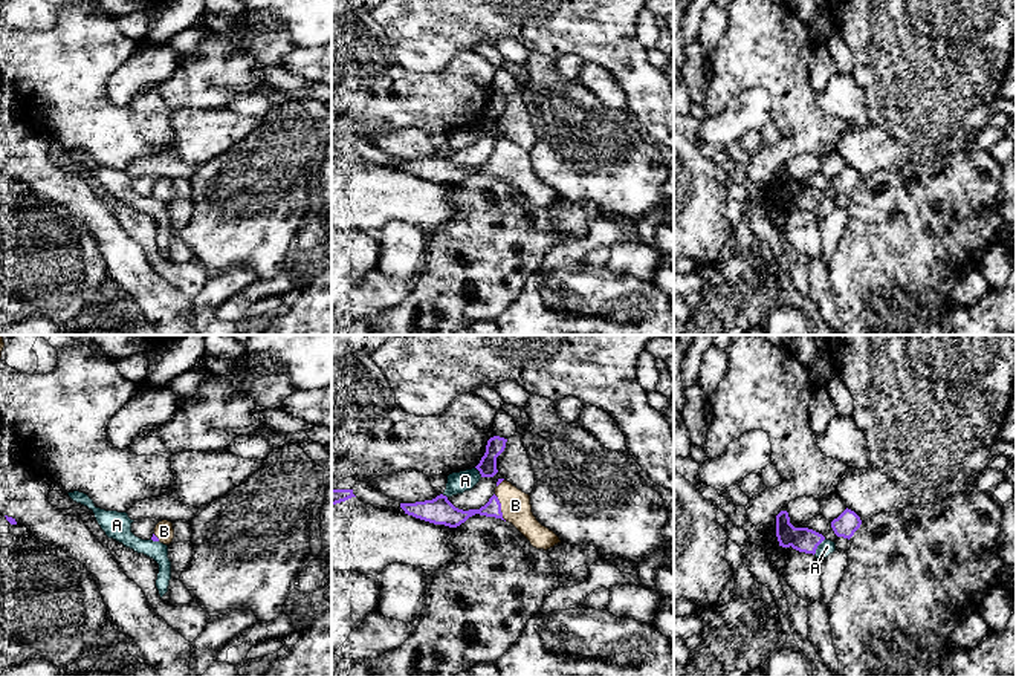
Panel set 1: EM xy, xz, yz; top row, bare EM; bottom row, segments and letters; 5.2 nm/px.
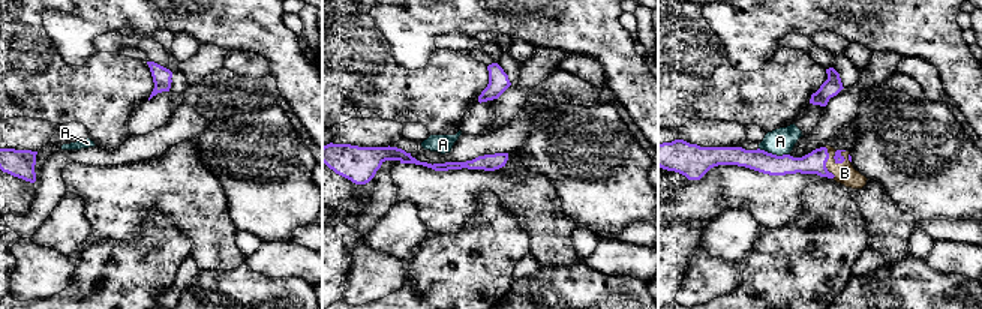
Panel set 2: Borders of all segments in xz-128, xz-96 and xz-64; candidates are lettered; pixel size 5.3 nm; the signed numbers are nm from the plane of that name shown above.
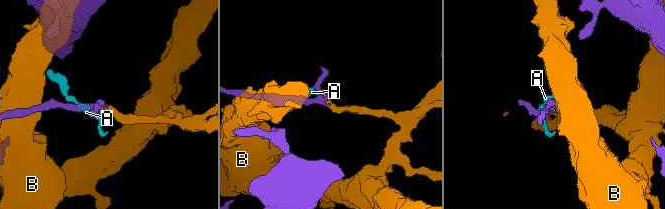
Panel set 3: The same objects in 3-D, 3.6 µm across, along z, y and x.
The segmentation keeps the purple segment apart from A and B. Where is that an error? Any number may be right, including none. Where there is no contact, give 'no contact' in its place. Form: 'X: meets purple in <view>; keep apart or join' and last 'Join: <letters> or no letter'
A: meets purple in yz; keep apart
B: meets purple in xz; keep apart
Join: no letter

